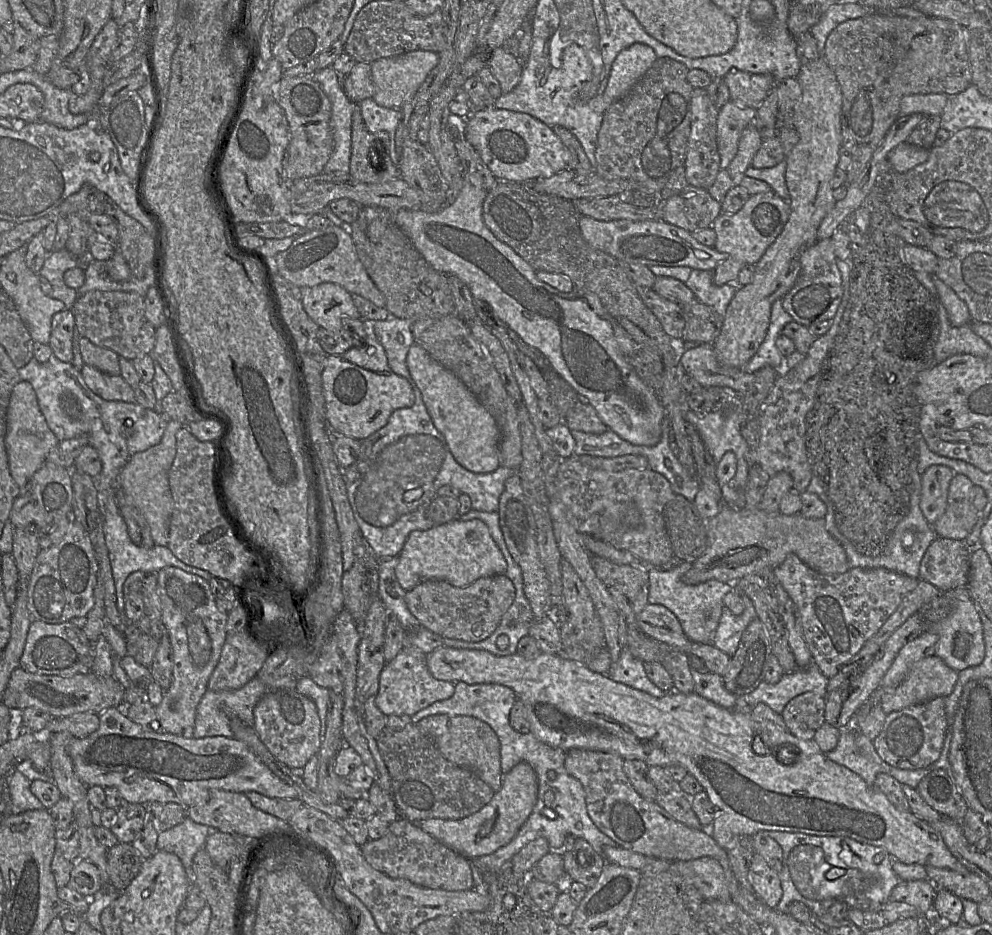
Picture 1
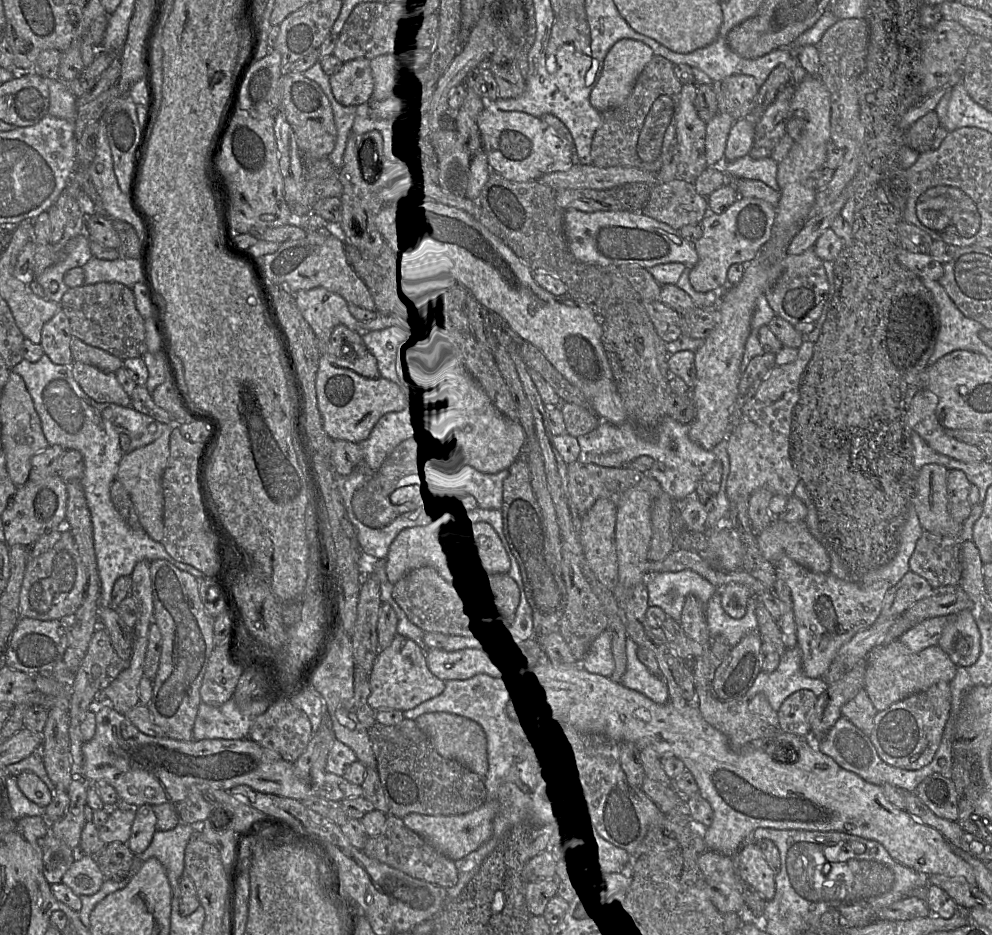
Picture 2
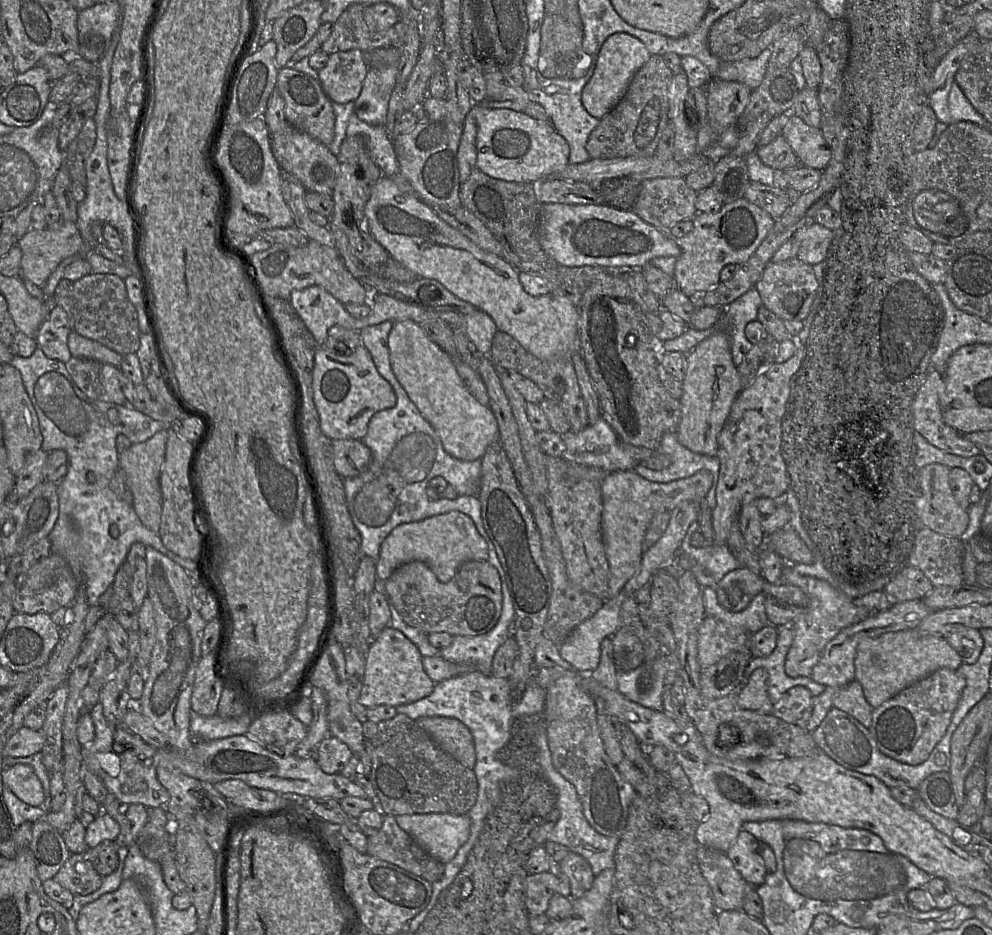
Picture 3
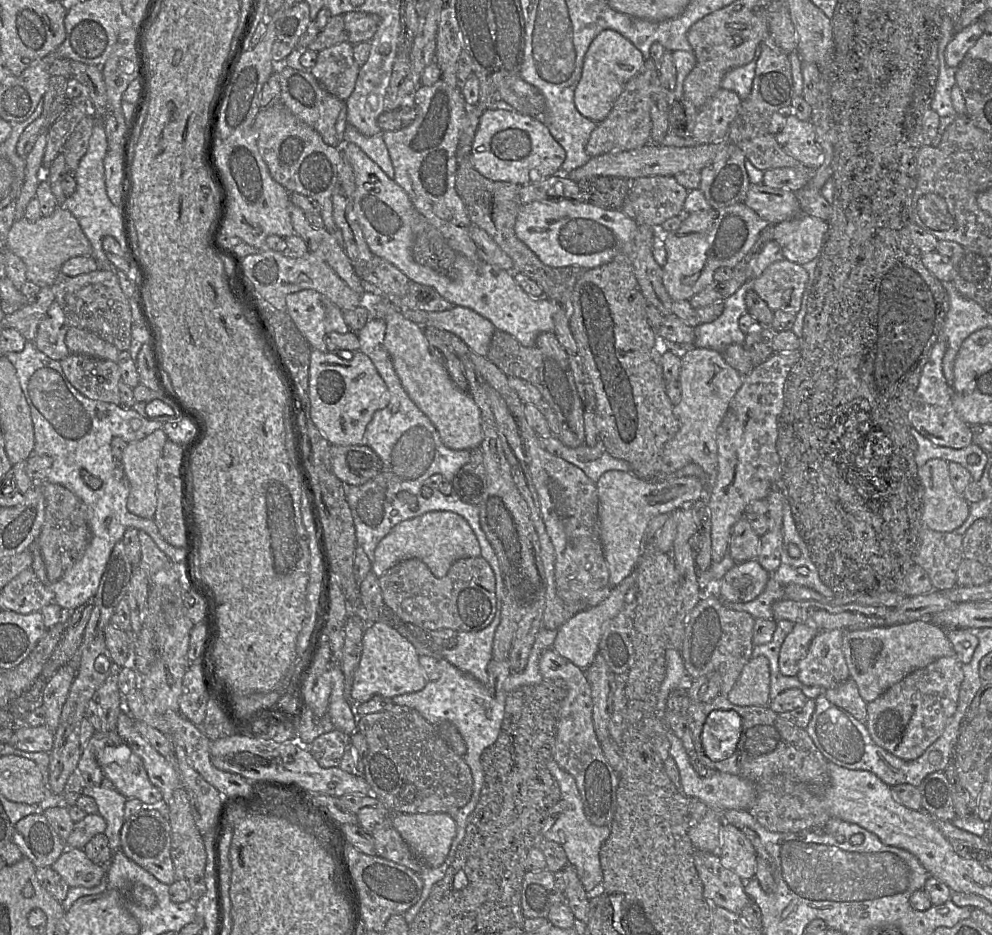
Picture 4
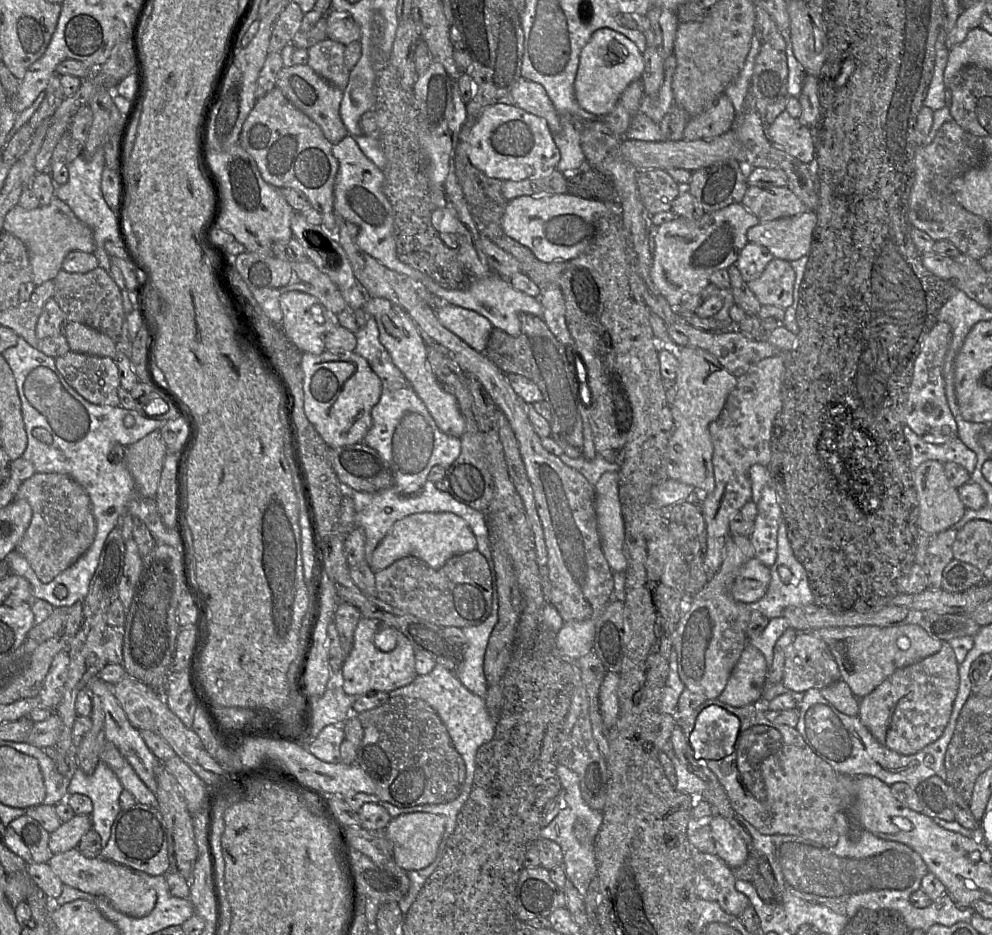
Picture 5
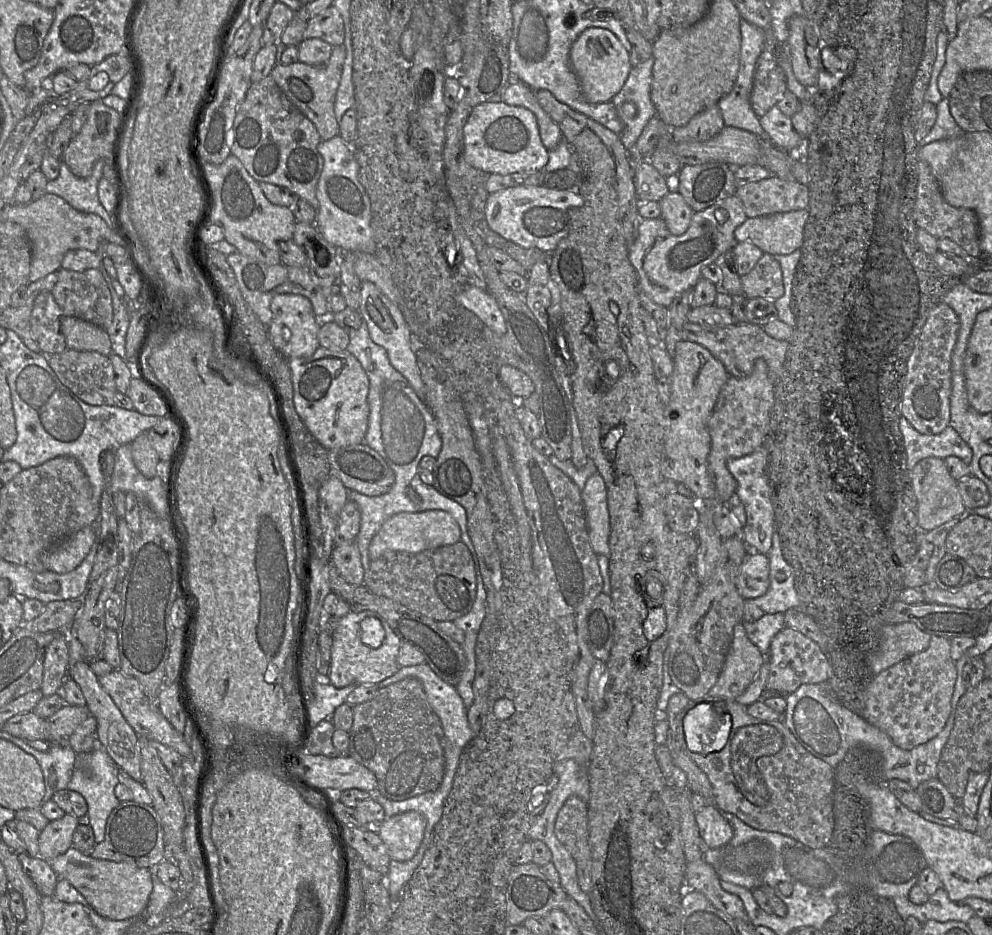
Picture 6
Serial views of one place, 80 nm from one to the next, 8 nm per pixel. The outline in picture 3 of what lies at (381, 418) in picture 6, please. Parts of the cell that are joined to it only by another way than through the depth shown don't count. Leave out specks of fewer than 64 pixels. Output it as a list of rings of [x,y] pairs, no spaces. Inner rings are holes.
[[[384,321],[360,330],[362,346],[369,351],[378,372],[392,386],[397,398],[394,407],[382,410],[371,418],[367,434],[362,439],[362,443],[372,452],[372,464],[363,474],[343,479],[348,512],[361,538],[360,550],[363,555],[377,561],[382,542],[397,526],[452,511],[461,512],[471,518],[479,535],[487,543],[487,562],[497,570],[500,581],[505,582],[505,572],[495,547],[479,522],[479,499],[470,496],[478,491],[482,472],[481,460],[462,461],[449,455],[434,428],[397,380],[391,366],[388,347],[388,337],[394,322],[396,321]],[[434,477],[444,478],[459,496],[455,500],[440,496],[437,501],[430,501],[426,489]]]

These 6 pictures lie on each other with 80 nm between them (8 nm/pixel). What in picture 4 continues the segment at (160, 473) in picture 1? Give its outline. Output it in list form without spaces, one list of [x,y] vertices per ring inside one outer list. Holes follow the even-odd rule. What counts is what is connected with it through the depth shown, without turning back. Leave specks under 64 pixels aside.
[[[159,429],[139,441],[128,443],[122,453],[121,464],[130,486],[127,508],[141,518],[153,519],[155,516],[159,461],[167,439],[165,432]]]

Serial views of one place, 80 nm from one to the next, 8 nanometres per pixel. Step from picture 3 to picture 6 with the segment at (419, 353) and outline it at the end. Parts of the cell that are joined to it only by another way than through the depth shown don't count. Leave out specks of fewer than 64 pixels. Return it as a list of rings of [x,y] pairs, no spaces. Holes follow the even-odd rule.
[[[363,281],[361,282],[361,300],[358,311],[368,327],[372,341],[387,351],[391,365],[407,379],[418,397],[424,401],[425,385],[417,364],[414,335],[400,308],[385,296],[375,284]]]

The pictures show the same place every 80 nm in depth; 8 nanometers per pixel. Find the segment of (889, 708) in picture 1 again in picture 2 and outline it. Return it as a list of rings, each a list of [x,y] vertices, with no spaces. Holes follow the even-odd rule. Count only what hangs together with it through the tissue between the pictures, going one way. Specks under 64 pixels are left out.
[[[898,639],[874,648],[865,659],[865,668],[864,689],[876,710],[882,711],[939,682],[951,683],[958,667],[939,645],[913,652]]]

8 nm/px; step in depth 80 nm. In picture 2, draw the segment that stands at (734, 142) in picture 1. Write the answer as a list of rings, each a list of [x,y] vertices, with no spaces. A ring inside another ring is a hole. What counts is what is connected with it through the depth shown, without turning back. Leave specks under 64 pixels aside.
[[[717,113],[707,123],[705,153],[708,166],[719,166],[723,163],[728,134],[735,121],[728,114]]]

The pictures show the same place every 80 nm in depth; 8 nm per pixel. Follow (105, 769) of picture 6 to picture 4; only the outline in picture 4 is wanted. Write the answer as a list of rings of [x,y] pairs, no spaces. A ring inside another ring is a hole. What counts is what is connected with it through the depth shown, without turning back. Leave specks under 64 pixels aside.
[[[106,777],[98,786],[85,786],[82,793],[95,799],[98,805],[97,814],[106,821],[104,834],[108,838],[109,846],[114,851],[120,850],[120,831],[125,820],[124,804],[126,798]]]

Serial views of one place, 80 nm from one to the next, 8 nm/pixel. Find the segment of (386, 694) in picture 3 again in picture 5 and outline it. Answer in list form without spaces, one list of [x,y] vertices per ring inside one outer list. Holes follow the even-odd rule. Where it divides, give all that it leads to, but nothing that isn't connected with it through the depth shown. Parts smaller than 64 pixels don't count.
[[[362,617],[354,632],[353,648],[345,658],[340,671],[342,689],[351,696],[361,696],[370,691],[390,693],[406,686],[417,677],[415,649],[398,630],[378,619]]]

